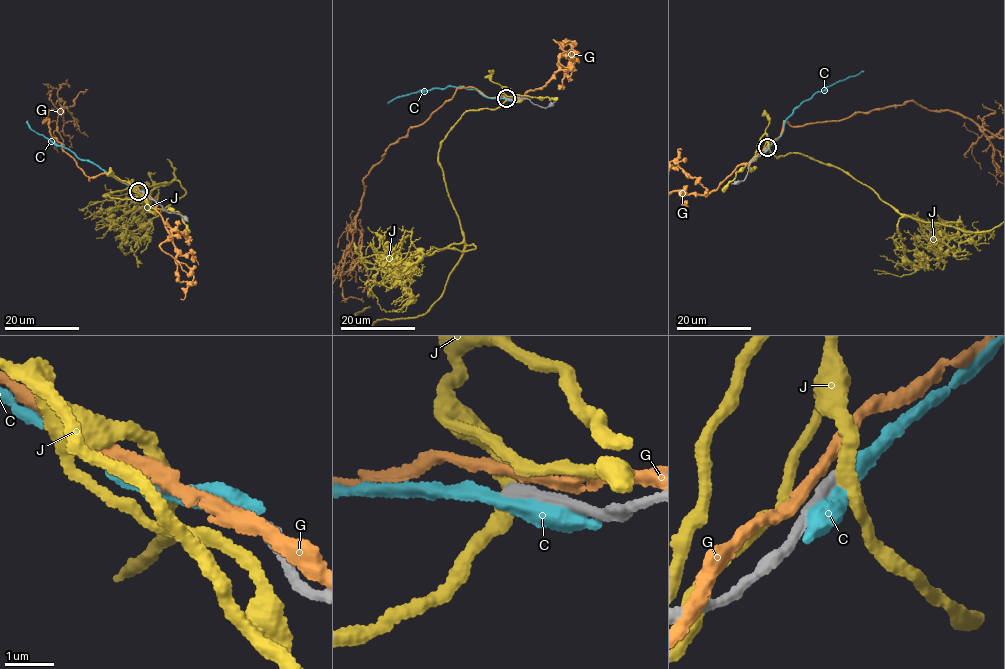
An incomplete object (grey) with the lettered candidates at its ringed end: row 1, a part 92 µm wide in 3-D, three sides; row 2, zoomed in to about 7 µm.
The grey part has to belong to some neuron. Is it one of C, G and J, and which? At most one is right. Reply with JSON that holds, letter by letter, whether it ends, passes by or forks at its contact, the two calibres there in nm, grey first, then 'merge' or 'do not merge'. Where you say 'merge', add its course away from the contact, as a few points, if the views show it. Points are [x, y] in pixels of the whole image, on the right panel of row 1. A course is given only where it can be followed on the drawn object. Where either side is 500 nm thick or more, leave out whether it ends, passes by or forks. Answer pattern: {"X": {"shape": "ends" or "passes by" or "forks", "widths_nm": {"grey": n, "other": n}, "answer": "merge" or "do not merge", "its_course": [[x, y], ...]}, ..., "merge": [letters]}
{"C": {"widths_nm": {"grey": 280, "other": 600}, "answer": "do not merge"}, "G": {"shape": "passes by", "widths_nm": {"grey": 280, "other": 240}, "answer": "do not merge"}, "J": {"shape": "passes by", "widths_nm": {"grey": 220, "other": 280}, "answer": "do not merge"}, "merge": []}

